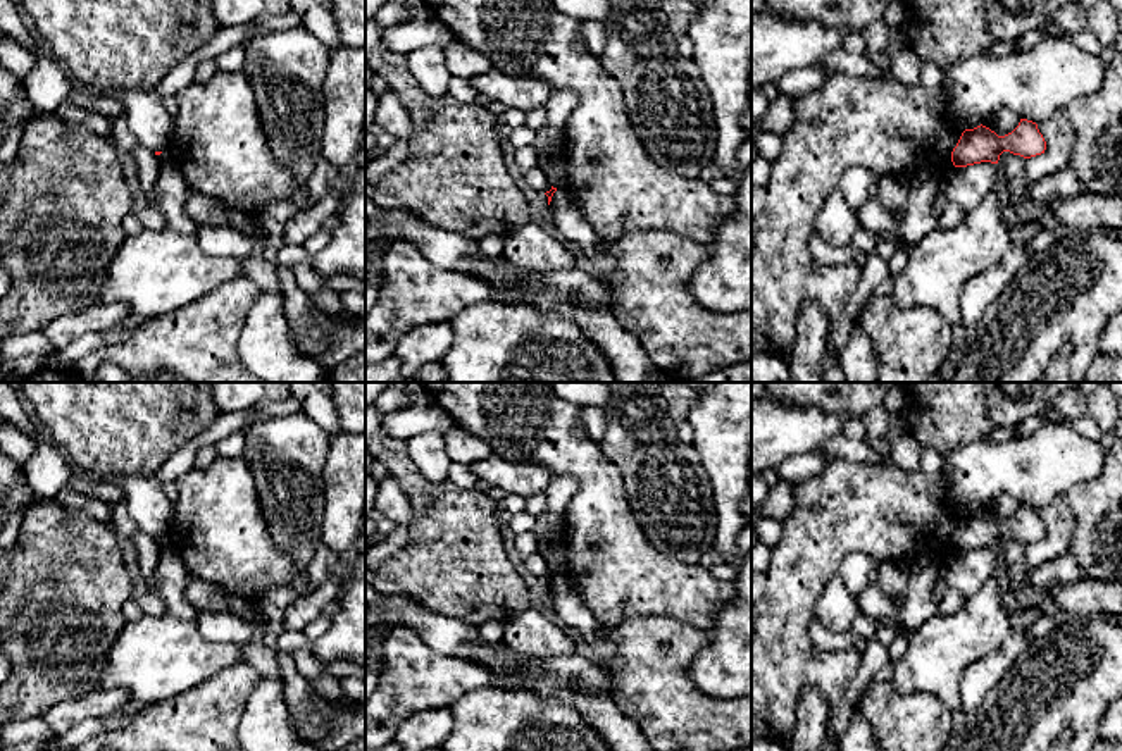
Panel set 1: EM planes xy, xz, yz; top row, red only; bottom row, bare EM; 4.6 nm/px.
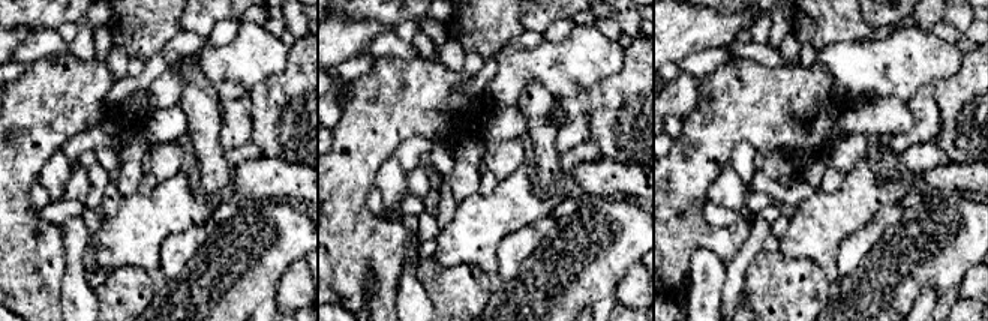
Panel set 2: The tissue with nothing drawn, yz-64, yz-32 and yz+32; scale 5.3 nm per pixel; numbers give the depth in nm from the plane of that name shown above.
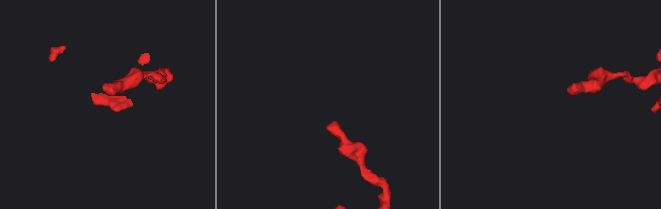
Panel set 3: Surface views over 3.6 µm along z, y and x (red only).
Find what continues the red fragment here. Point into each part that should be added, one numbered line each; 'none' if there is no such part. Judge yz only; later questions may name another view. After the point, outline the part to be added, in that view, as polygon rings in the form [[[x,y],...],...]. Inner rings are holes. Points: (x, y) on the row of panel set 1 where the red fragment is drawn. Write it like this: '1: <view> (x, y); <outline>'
none

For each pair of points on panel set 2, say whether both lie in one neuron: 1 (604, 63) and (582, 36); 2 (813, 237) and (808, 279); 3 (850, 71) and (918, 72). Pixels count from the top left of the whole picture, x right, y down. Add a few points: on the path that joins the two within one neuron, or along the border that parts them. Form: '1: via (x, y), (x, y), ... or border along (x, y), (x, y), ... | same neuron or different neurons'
1: via (598, 57), (585, 42) | same neuron
2: border along (778, 252), (787, 258), (811, 260), (829, 284) | different neurons
3: via (867, 66), (879, 66), (883, 62), (901, 63) | same neuron

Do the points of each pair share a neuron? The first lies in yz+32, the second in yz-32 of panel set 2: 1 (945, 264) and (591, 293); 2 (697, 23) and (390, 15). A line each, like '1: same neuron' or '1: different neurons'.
1: same neuron
2: different neurons

